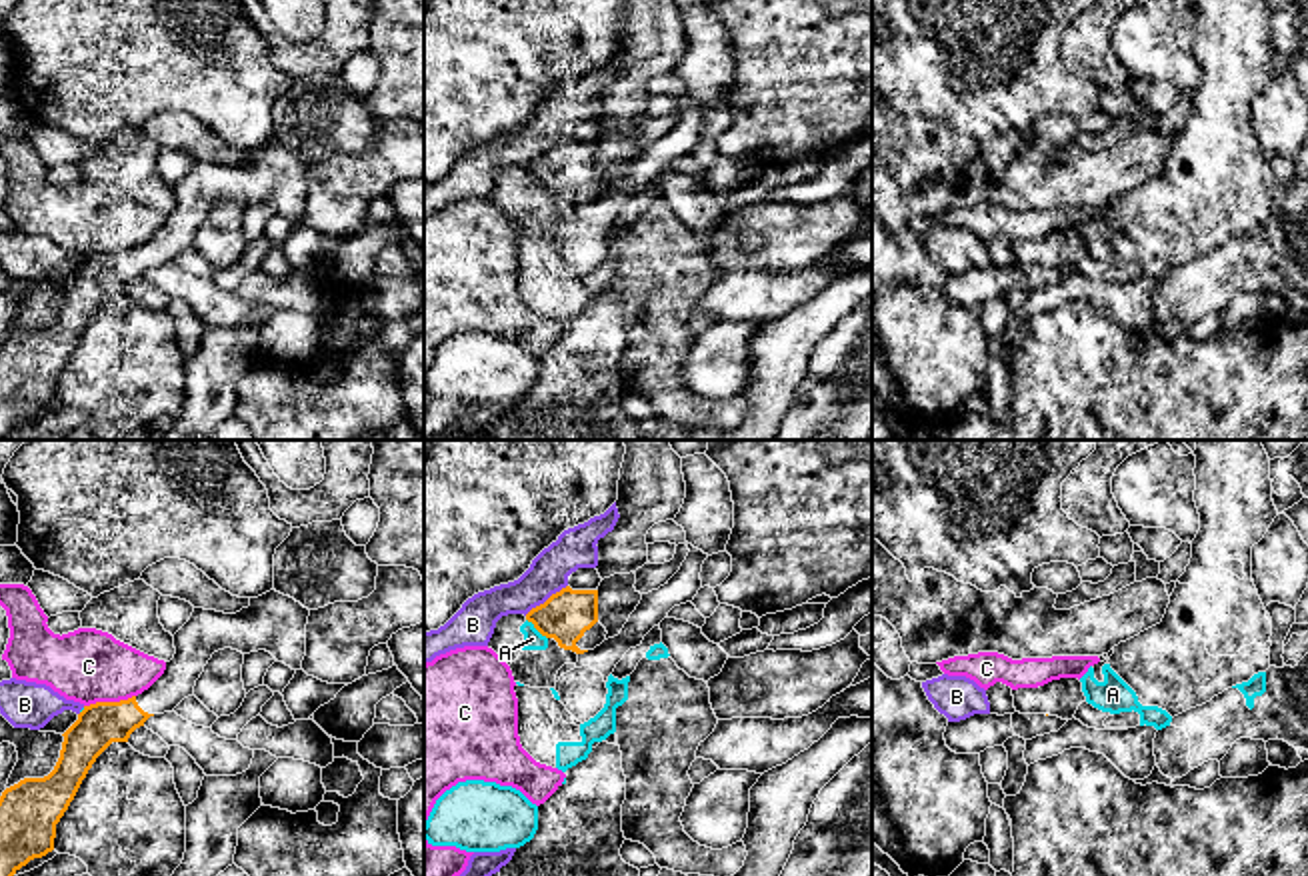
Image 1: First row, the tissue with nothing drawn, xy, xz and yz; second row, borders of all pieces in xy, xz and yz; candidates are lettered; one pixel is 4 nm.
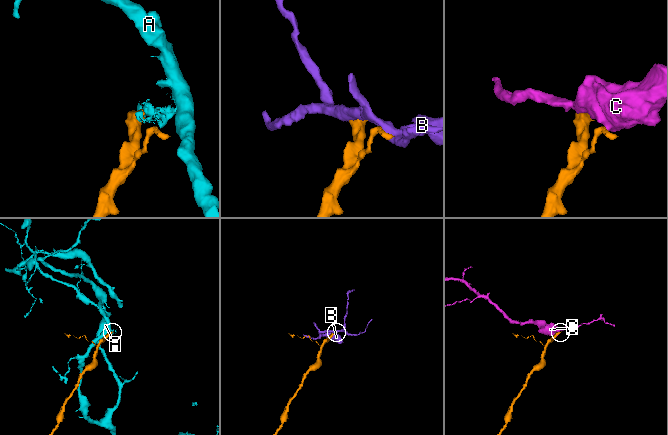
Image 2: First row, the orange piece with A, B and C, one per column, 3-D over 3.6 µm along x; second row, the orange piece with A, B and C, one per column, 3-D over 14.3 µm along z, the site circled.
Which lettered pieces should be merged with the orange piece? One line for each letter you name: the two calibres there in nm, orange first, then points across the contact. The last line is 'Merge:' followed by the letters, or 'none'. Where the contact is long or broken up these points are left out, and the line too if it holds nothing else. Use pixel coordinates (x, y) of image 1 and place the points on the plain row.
Merge: none

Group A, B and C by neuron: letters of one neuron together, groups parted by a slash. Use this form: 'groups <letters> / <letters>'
groups A / B / C

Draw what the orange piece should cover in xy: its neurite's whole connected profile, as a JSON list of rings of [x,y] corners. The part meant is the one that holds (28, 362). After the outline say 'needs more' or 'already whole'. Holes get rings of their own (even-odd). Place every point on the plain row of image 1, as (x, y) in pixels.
[[[276,142],[250,150],[250,158],[236,166],[194,160],[190,172],[174,186],[174,210],[148,242],[128,252],[84,258],[78,272],[62,286],[54,322],[44,330],[24,330],[2,344],[0,438],[8,438],[30,412],[54,402],[56,376],[96,310],[112,294],[128,294],[150,268],[172,264],[192,248],[214,204],[266,202],[278,214],[300,222],[308,168],[308,160]]]; needs more

